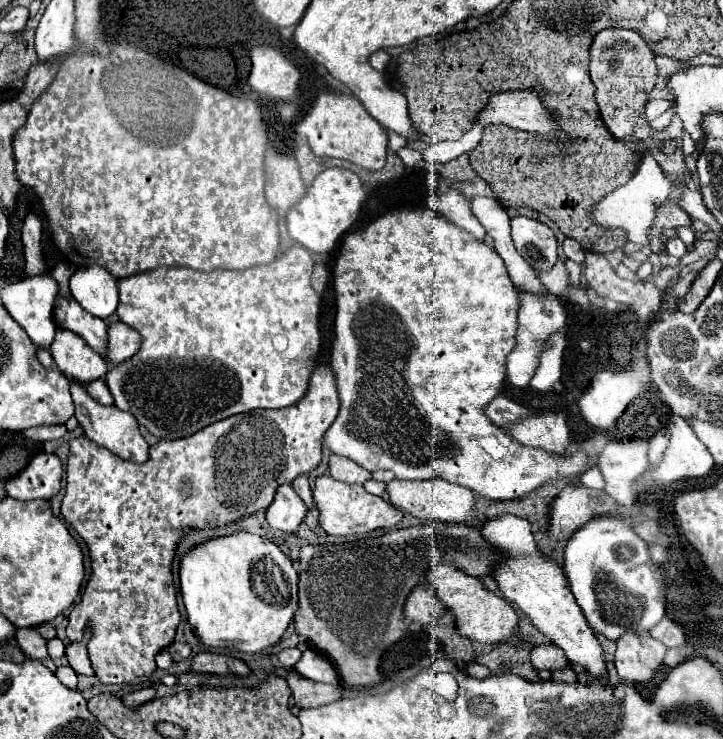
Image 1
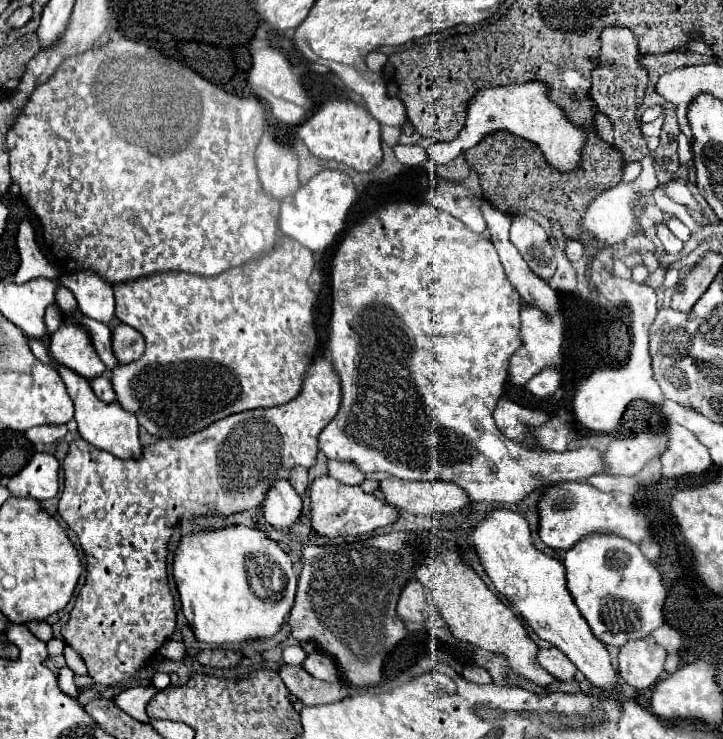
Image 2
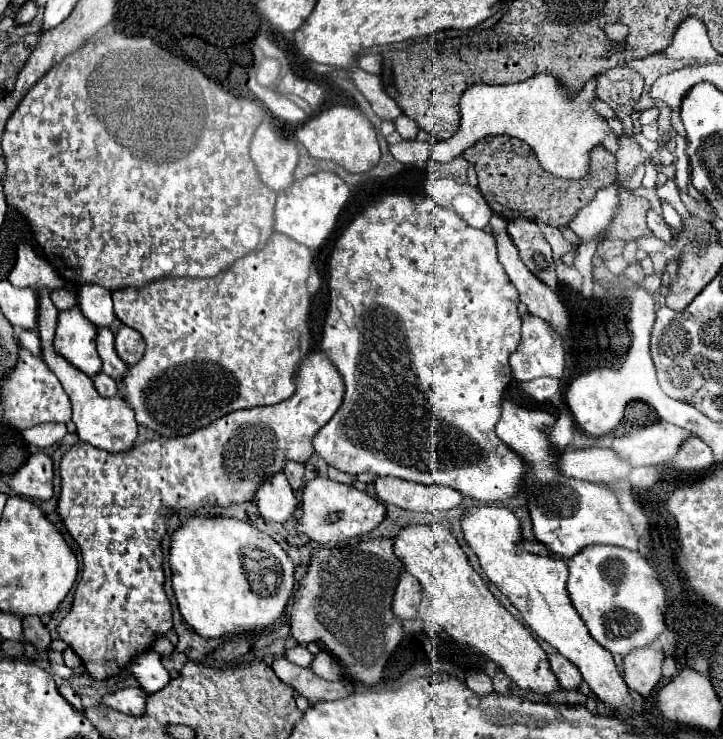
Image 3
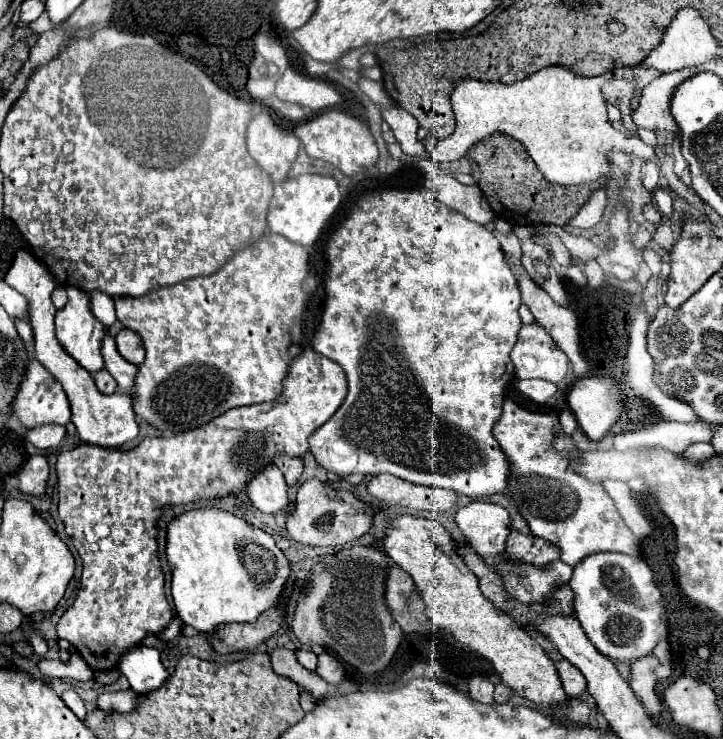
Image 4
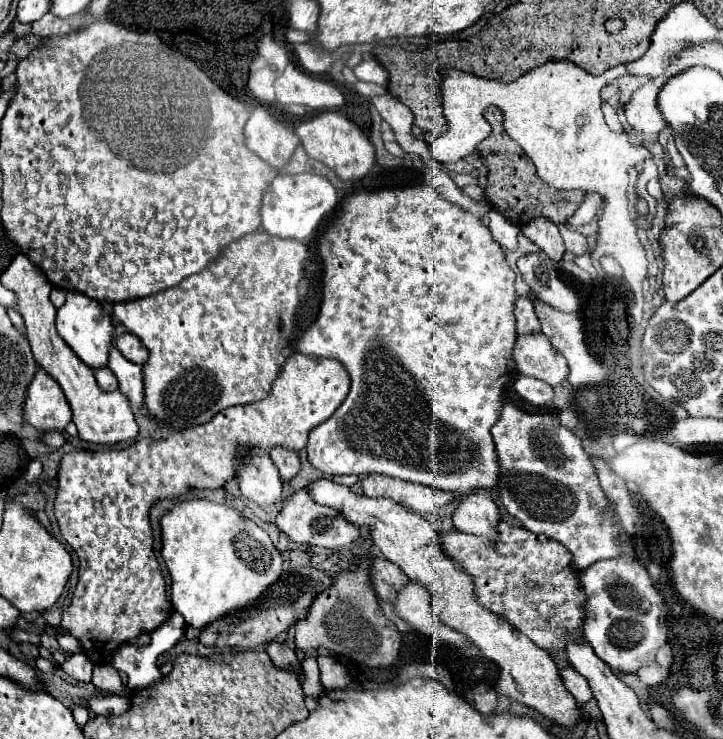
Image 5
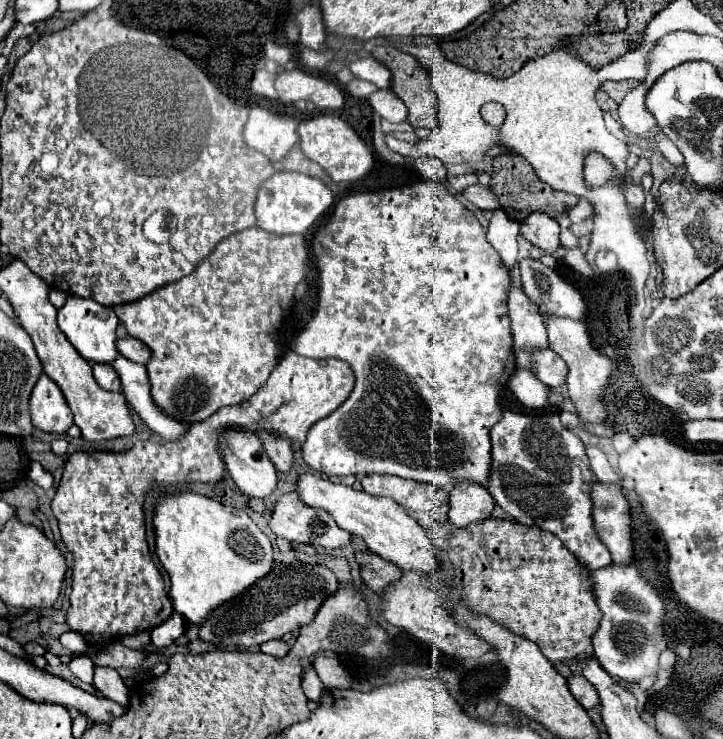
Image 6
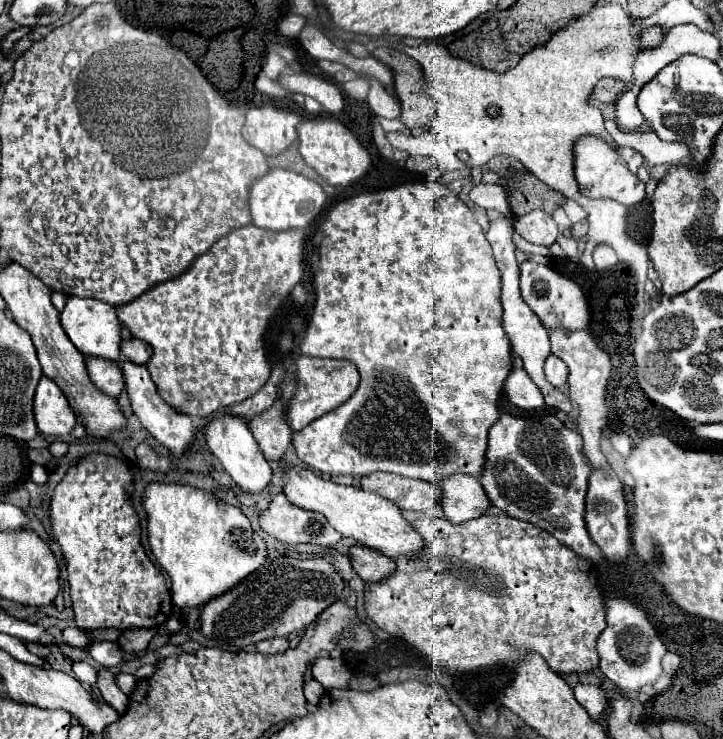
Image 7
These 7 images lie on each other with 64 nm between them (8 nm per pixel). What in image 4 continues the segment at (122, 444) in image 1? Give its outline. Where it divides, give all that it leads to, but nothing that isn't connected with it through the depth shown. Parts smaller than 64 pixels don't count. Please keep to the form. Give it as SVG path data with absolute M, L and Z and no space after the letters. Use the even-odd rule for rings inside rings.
M18 250L12 268L6 274L6 284L16 288L18 292L24 292L30 302L30 324L34 330L34 354L36 358L44 364L44 368L62 384L70 408L72 408L72 422L78 430L78 438L86 444L94 446L104 446L104 448L118 448L124 442L130 442L138 436L138 424L136 416L132 410L132 398L124 394L114 394L114 396L104 396L98 392L94 378L90 372L84 372L80 364L76 364L64 350L60 350L60 344L54 336L54 314L56 308L50 300L50 294L54 288L60 286L60 282L52 276L52 272L28 250Z

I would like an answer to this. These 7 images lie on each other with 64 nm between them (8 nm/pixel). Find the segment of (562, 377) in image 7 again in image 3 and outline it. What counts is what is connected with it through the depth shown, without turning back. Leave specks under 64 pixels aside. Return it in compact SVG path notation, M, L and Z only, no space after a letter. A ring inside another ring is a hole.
M528 312L522 318L522 340L520 340L518 348L514 350L514 354L510 356L510 368L512 368L514 380L516 382L528 382L528 380L534 380L540 376L562 378L564 360L566 360L566 354L564 354L560 334L550 324L546 324L542 318Z

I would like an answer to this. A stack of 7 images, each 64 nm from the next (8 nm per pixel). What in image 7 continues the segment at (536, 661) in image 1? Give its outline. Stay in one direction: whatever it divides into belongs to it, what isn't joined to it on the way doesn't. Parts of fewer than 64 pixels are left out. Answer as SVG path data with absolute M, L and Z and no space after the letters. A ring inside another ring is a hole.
M578 684L574 688L574 696L576 700L586 708L586 712L596 720L600 714L604 714L604 710L608 708L606 696L602 692L602 688L592 686L592 684Z

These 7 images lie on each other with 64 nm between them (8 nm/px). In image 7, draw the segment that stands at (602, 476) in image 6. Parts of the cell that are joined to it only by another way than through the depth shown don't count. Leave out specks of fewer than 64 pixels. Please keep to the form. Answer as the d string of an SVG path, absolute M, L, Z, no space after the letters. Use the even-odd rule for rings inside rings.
M562 328L550 330L550 342L552 342L552 354L562 358L566 366L570 368L568 374L568 392L572 404L578 406L578 426L584 438L584 452L590 460L592 470L608 468L606 456L600 452L600 428L608 422L608 408L606 408L606 384L612 372L610 356L598 348L594 338L586 330L574 330L566 332Z

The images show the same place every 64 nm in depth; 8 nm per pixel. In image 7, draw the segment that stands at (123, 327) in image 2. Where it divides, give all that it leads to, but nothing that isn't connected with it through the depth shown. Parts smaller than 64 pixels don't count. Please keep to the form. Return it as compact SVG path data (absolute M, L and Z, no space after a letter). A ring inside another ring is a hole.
M138 338L124 340L120 344L120 352L134 364L146 364L152 356L152 348L144 340L138 340Z

